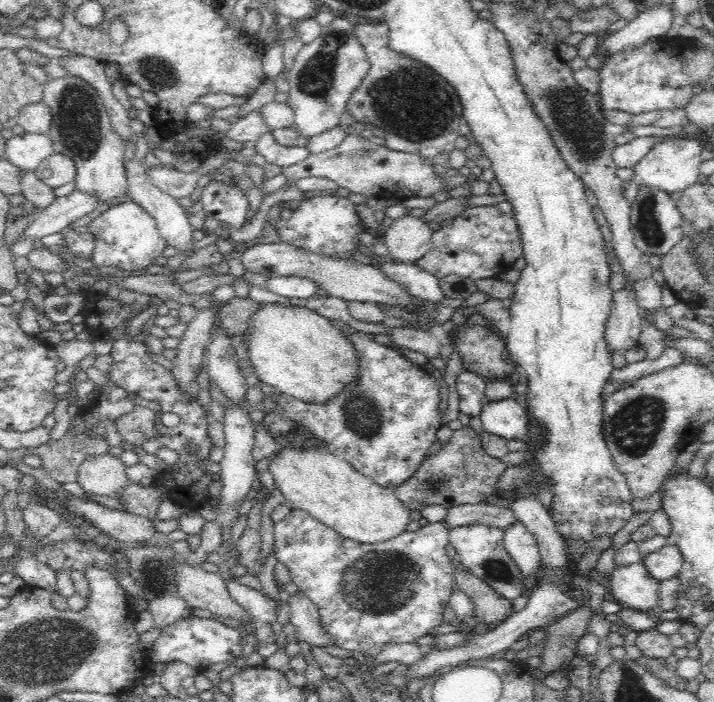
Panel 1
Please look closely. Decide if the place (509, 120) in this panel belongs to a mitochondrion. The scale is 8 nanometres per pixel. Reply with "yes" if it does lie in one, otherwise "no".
no

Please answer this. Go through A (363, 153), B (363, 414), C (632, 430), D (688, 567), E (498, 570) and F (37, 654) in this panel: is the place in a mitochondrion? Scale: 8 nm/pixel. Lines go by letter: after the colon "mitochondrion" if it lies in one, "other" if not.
A: mitochondrion
B: mitochondrion
C: mitochondrion
D: other
E: mitochondrion
F: mitochondrion

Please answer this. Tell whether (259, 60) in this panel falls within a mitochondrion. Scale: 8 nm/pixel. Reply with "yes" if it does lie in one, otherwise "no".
no

